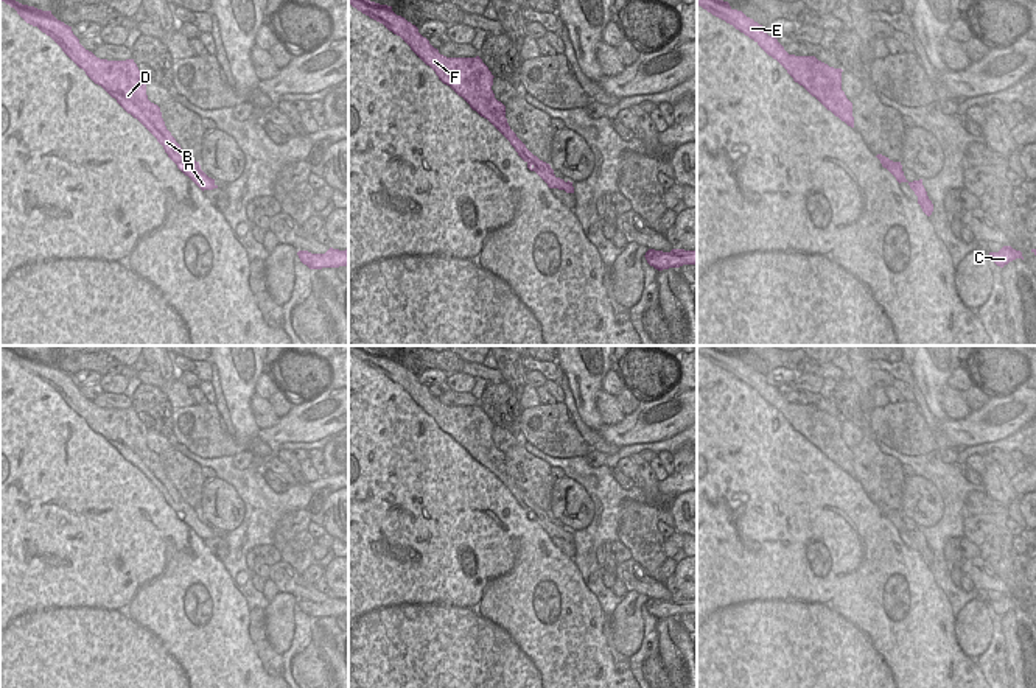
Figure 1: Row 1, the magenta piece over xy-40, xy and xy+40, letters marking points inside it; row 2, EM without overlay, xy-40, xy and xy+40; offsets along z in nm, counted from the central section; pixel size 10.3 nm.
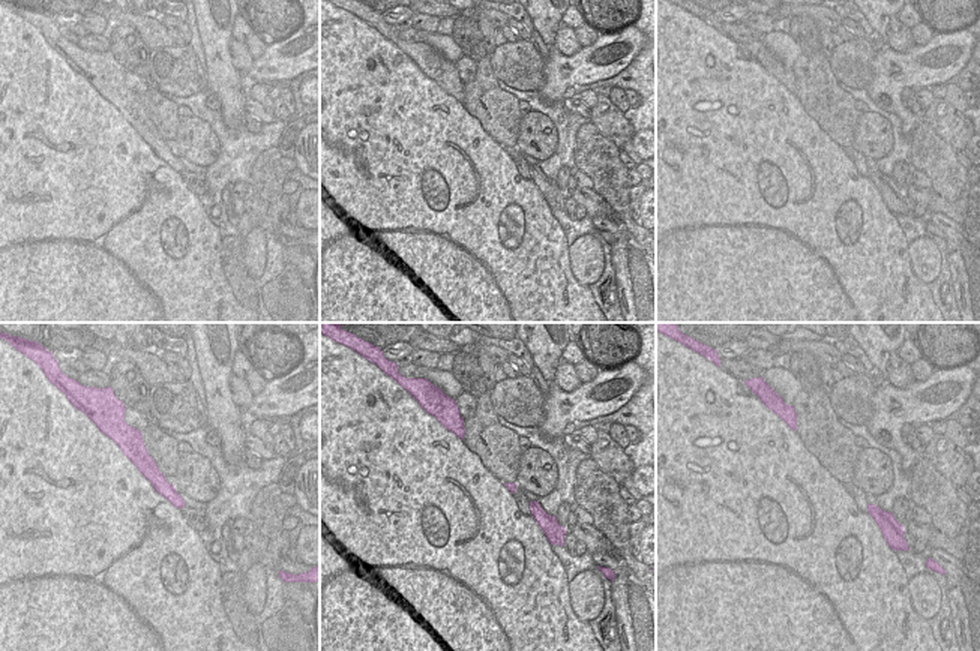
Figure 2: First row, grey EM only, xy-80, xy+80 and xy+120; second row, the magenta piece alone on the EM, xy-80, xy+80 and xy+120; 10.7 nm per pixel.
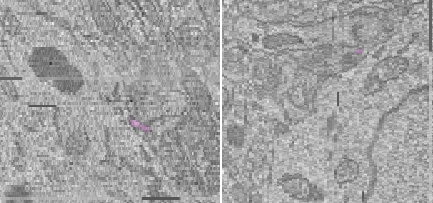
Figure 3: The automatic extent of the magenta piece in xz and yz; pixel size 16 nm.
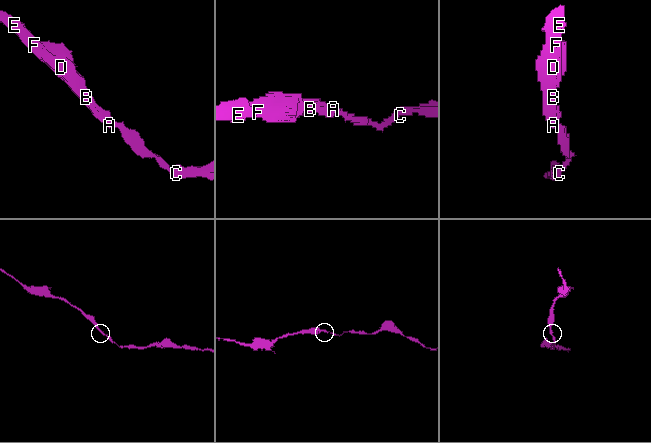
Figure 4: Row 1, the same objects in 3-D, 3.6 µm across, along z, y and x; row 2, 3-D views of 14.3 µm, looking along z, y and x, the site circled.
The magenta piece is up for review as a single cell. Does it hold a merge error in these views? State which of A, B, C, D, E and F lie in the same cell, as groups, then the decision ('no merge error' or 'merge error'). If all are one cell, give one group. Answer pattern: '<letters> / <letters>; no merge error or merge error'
A B C D E F; no merge error

